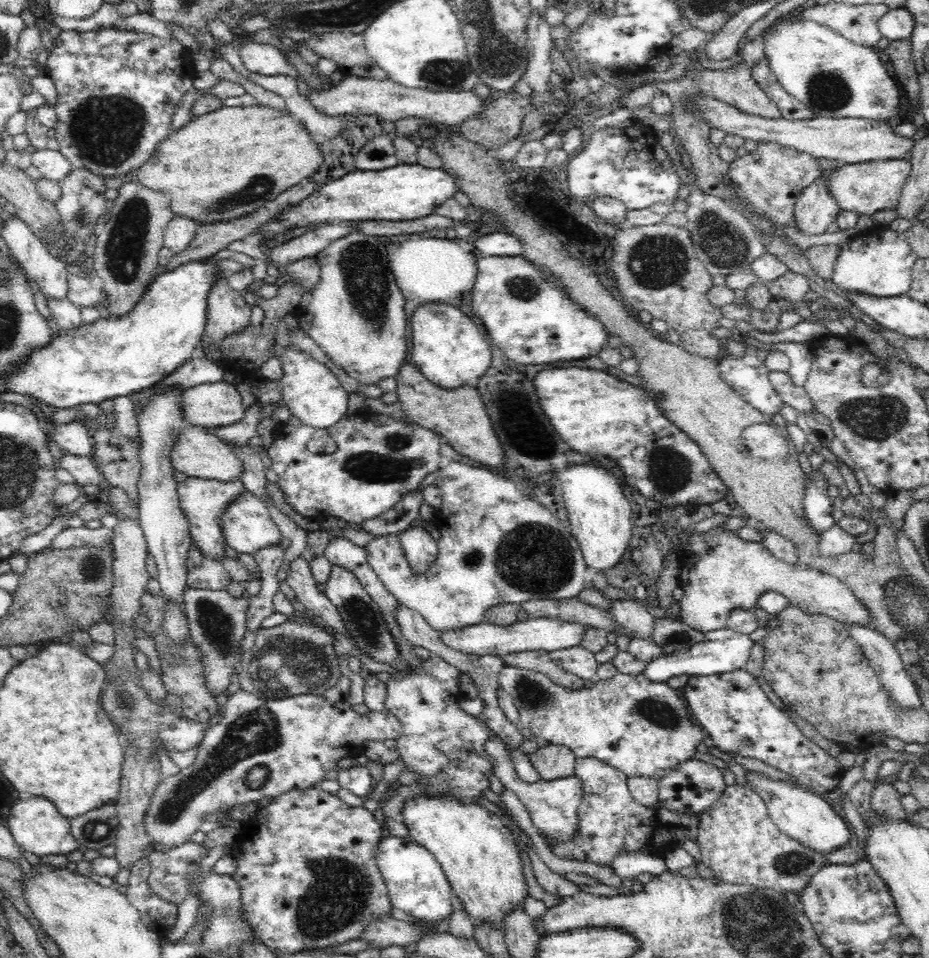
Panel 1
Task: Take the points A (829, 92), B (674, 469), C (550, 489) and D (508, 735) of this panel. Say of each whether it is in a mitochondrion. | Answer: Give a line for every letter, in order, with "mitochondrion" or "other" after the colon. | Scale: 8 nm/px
A: mitochondrion
B: mitochondrion
C: other
D: other

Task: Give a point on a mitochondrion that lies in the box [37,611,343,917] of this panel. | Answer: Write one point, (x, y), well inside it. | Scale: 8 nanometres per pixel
(255, 732)

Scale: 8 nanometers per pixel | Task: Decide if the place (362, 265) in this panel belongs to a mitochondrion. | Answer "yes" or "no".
yes

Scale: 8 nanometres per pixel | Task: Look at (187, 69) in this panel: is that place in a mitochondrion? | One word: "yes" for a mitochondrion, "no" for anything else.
no

